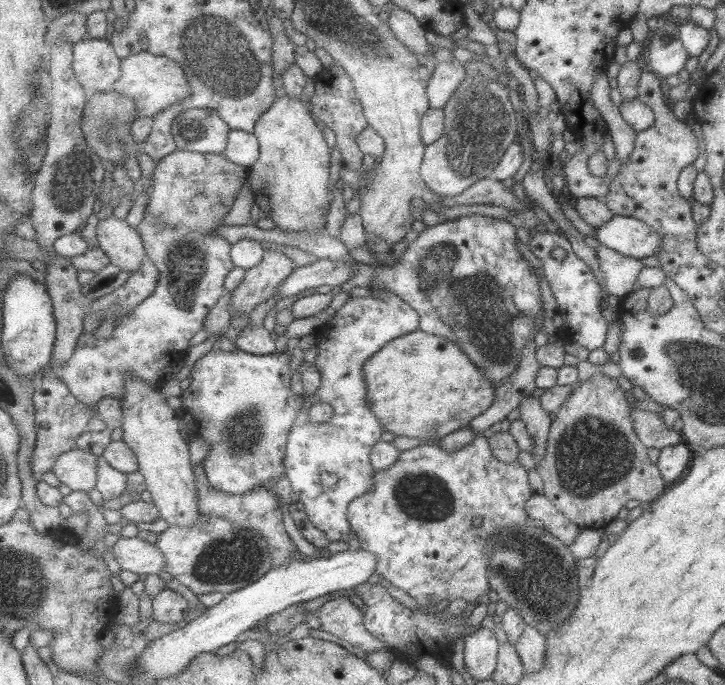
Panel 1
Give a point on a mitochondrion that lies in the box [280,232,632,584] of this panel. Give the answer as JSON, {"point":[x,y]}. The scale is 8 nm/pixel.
{"point":[468,303]}

